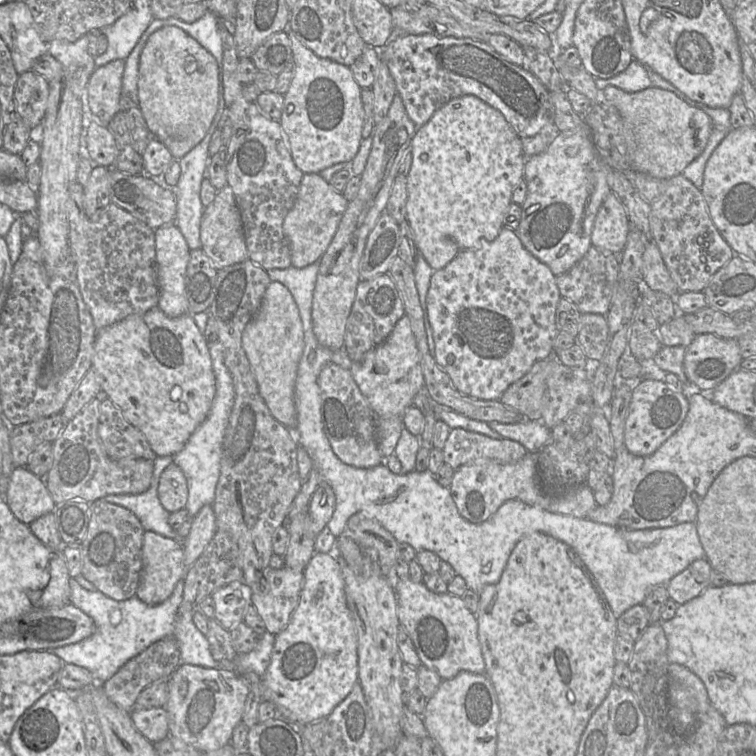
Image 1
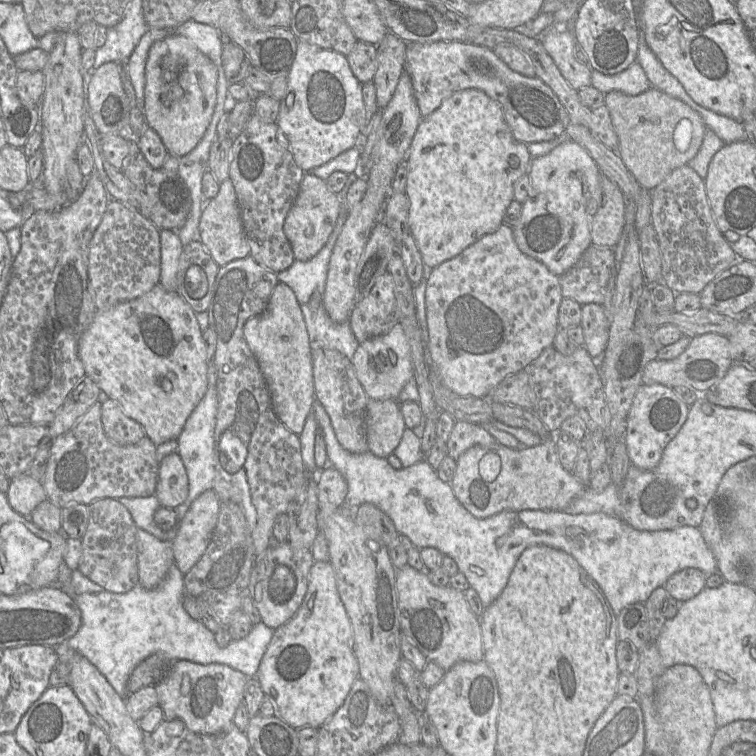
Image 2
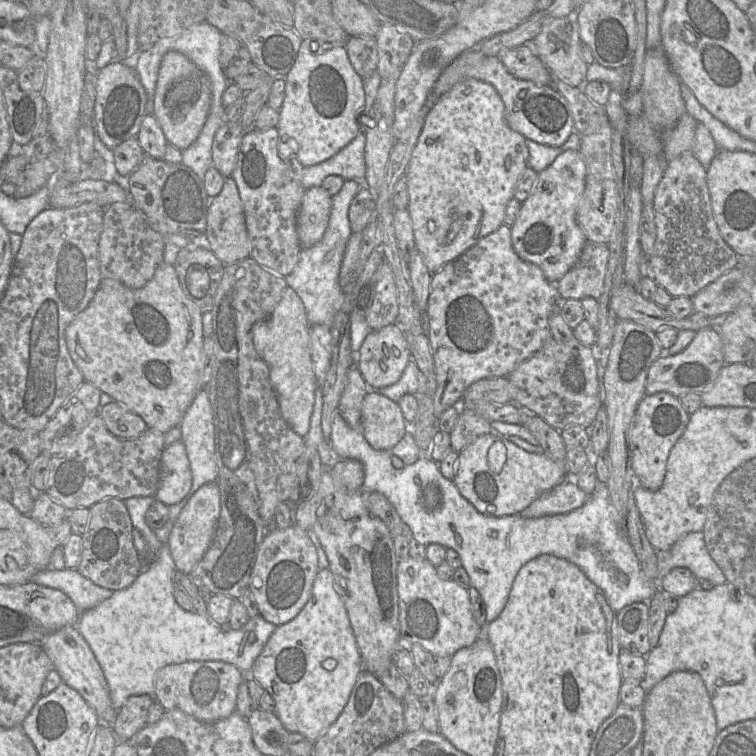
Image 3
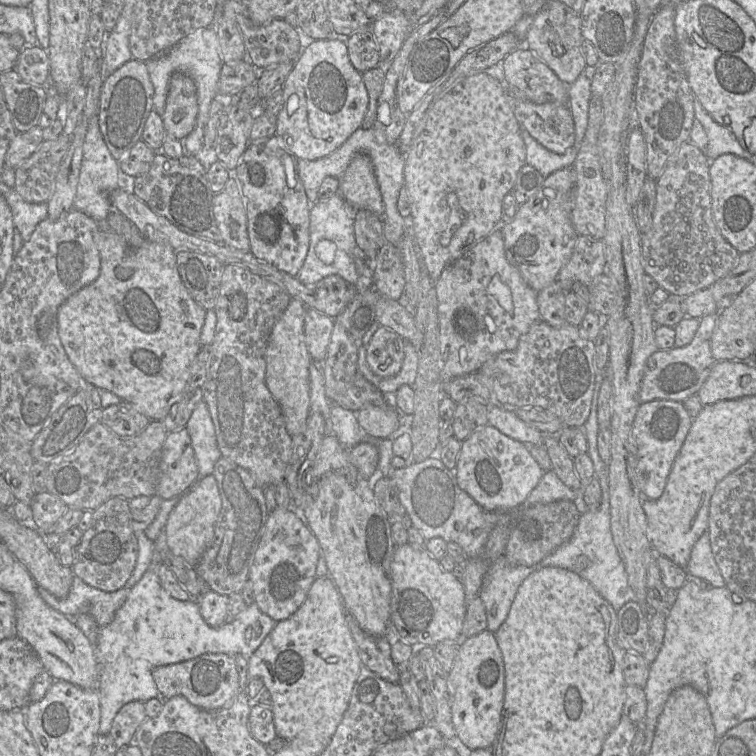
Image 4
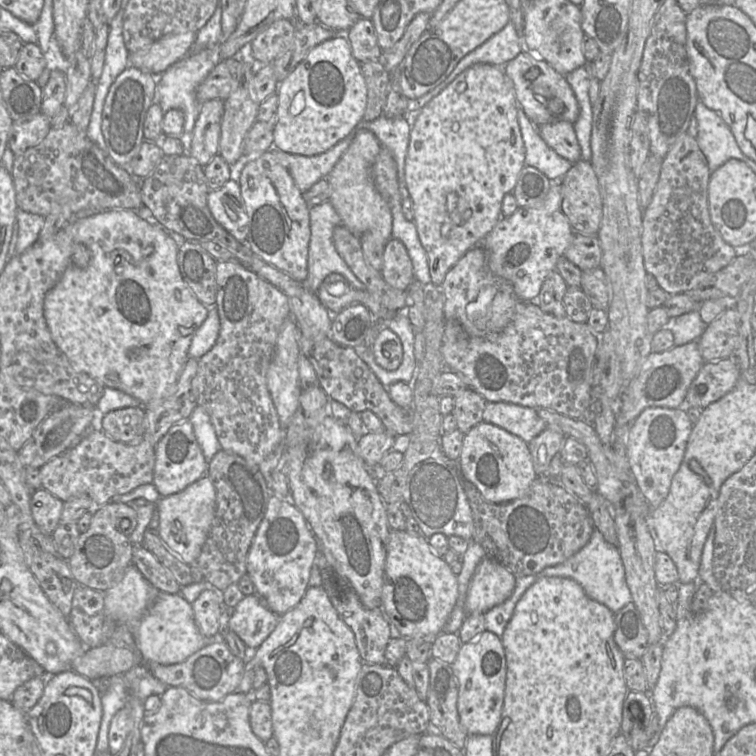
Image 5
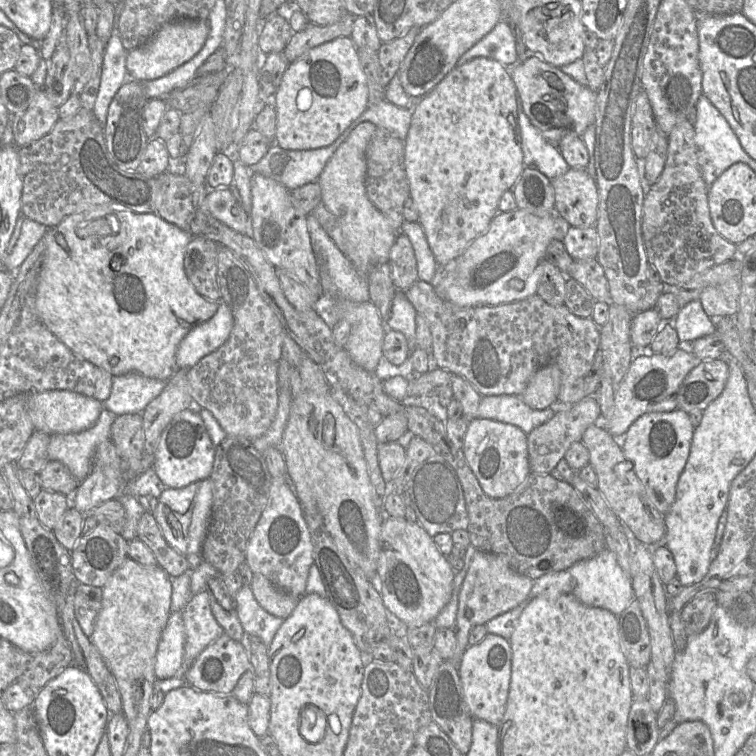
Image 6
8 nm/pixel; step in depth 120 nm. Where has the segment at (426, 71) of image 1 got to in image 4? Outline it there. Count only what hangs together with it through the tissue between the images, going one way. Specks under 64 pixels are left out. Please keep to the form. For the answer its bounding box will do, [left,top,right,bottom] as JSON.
[512,96,575,154]

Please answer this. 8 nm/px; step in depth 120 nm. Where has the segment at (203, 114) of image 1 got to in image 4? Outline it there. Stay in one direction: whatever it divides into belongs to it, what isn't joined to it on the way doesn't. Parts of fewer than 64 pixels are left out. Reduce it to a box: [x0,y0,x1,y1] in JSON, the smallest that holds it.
[162,74,198,140]

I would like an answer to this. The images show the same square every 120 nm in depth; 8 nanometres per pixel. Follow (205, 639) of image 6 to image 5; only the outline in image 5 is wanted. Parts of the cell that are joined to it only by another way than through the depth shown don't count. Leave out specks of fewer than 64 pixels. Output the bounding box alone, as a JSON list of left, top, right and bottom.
[191,589,226,638]

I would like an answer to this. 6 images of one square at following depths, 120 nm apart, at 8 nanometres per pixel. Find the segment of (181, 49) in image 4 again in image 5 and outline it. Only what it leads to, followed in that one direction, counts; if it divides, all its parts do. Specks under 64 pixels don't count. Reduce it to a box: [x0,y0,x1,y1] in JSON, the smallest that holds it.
[155,47,220,133]

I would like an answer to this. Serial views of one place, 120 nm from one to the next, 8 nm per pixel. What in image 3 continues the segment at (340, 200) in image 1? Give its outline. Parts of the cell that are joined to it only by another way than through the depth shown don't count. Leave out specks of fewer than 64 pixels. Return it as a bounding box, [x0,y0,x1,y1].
[296,186,332,249]

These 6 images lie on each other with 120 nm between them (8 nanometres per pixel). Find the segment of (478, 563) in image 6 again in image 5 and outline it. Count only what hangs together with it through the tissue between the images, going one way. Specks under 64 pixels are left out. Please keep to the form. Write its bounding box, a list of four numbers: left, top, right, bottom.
[465,556,516,614]

